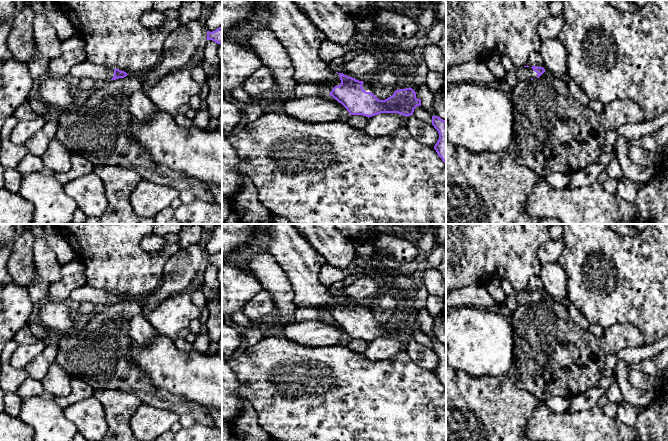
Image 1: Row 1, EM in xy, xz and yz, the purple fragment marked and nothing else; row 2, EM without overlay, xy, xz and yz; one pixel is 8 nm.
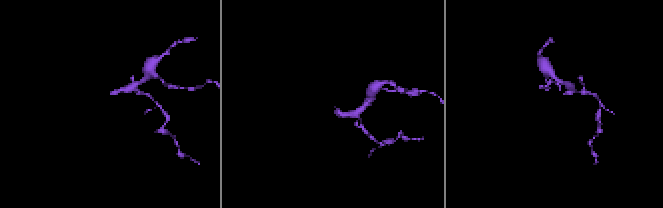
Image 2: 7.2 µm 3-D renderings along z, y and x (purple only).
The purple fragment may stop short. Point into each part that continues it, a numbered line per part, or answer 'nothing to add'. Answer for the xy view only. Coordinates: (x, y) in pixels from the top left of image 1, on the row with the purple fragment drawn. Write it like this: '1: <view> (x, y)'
1: xy (98, 73)

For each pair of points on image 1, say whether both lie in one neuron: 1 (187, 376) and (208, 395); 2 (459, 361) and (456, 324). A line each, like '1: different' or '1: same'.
1: same
2: same

